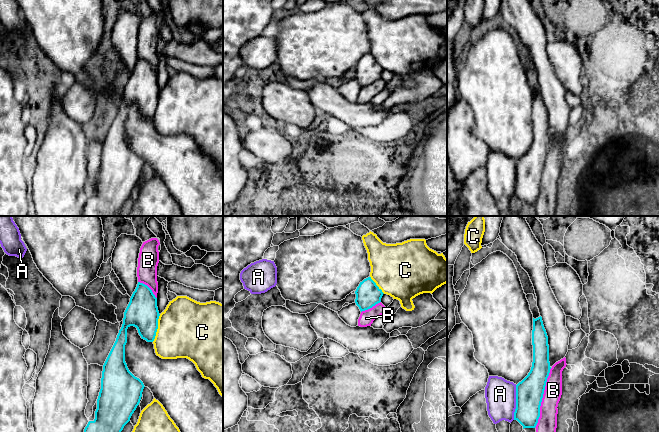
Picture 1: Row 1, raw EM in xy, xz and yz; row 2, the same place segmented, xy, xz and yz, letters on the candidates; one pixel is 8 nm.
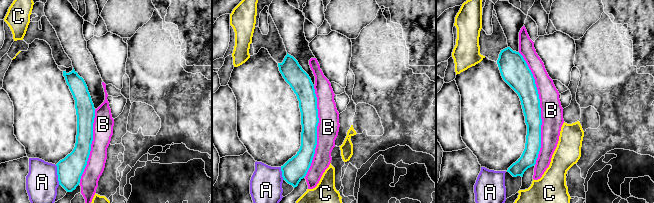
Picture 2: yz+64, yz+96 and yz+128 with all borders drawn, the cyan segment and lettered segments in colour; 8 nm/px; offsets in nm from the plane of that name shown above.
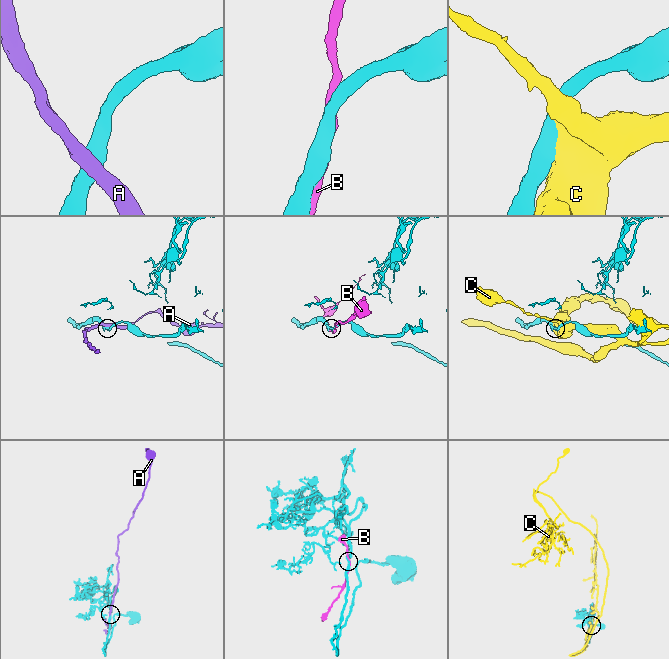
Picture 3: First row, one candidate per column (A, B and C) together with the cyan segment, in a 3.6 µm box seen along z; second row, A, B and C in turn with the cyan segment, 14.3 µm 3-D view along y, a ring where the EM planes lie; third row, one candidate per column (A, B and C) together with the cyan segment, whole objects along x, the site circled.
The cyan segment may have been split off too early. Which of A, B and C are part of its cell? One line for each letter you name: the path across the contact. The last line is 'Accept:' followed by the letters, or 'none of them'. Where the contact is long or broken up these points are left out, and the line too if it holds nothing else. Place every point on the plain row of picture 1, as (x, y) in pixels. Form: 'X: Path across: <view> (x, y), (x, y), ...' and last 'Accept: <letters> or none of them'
Accept: none of them

